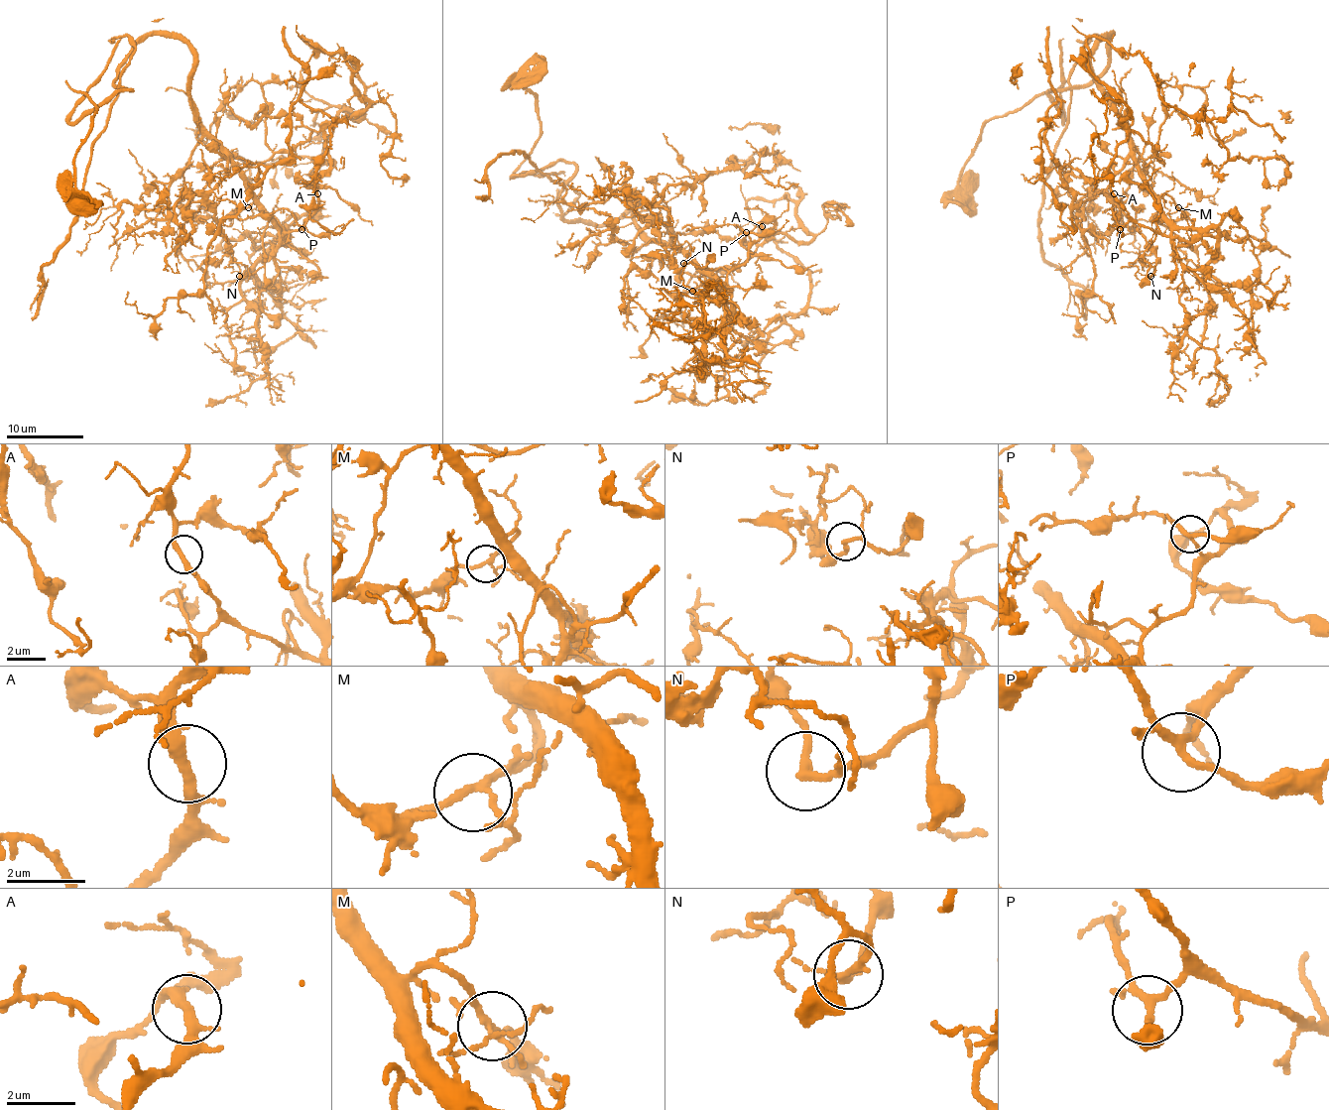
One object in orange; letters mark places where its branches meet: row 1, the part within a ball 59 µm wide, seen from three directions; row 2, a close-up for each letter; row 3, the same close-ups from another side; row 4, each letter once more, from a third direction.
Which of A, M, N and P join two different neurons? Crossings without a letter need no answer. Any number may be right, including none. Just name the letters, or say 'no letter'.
N

